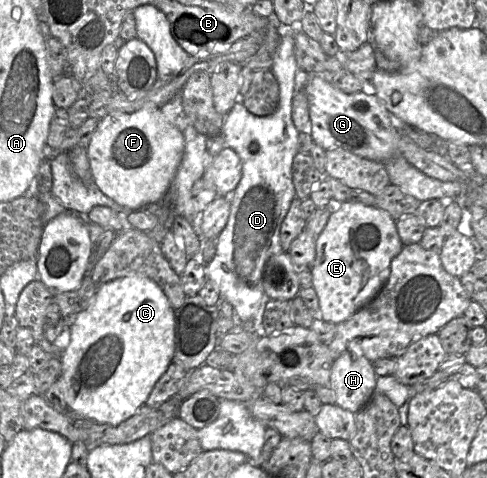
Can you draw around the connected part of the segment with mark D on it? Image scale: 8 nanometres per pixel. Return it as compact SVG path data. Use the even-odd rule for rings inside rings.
M294 29L282 37L277 47L270 69L279 85L279 104L277 110L265 117L250 113L239 100L225 116L221 132L225 146L233 149L242 162L242 175L238 185L230 196L230 213L226 226L216 239L216 252L211 262L205 265L206 279L215 284L219 295L228 301L242 322L252 320L262 304L268 300L262 285L262 274L267 260L283 252L280 245L280 226L286 216L292 200L297 197L292 182L292 163L297 152L299 132L292 121L292 102L295 94L295 76L301 70L295 58ZM251 143L258 143L256 153L249 151Z

